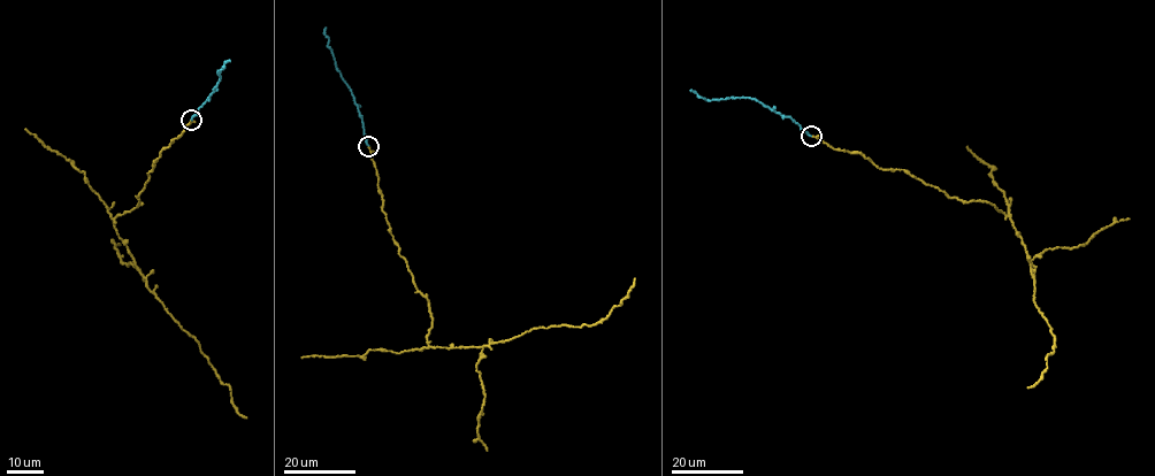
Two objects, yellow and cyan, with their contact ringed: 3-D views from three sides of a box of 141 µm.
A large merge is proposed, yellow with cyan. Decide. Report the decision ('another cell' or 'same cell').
same cell

